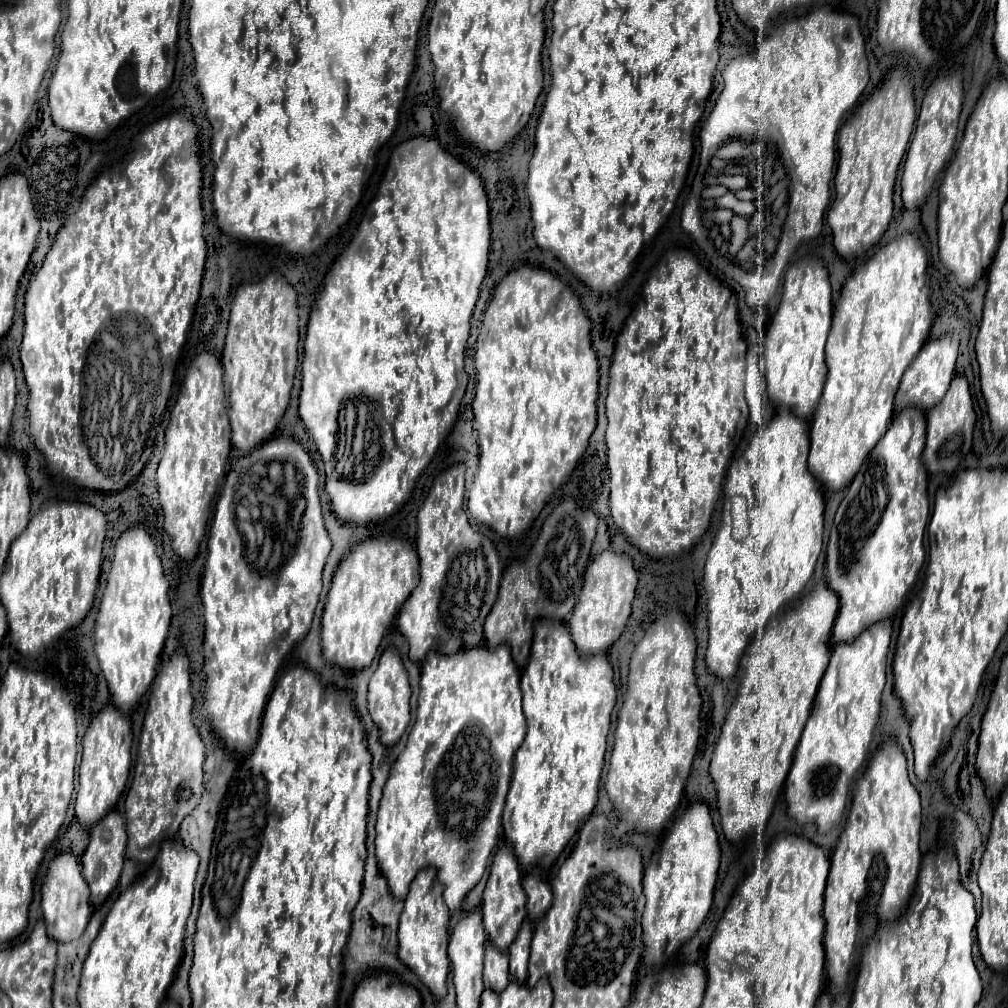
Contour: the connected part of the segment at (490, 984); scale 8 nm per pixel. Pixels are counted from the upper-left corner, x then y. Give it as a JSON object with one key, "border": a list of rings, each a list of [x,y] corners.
{"border":[[[491,941],[485,945],[485,967],[483,967],[483,985],[495,993],[501,993],[509,983],[509,957],[499,951]]]}

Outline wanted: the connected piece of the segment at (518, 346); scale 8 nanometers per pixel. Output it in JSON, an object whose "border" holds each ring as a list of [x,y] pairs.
{"border":[[[517,267],[511,273],[507,273],[503,277],[503,281],[495,287],[491,303],[487,305],[485,313],[483,313],[483,323],[481,323],[481,333],[477,337],[477,347],[475,347],[475,371],[477,371],[477,381],[475,381],[475,399],[473,399],[473,415],[475,415],[475,429],[479,433],[479,469],[477,475],[473,479],[473,485],[469,489],[469,497],[467,497],[467,509],[471,513],[471,517],[477,523],[489,525],[493,527],[495,533],[503,535],[503,537],[515,537],[519,533],[525,533],[531,523],[537,519],[537,515],[541,513],[541,509],[545,507],[549,495],[553,491],[557,491],[571,475],[571,471],[575,469],[577,461],[581,459],[581,455],[585,453],[585,447],[589,443],[589,437],[595,429],[595,419],[597,419],[597,381],[599,381],[599,365],[597,365],[597,357],[595,351],[591,347],[591,319],[587,317],[587,313],[581,309],[580,301],[574,294],[572,289],[565,283],[564,287],[557,277],[553,277],[551,273],[547,273],[545,269],[537,269],[537,267]]]}

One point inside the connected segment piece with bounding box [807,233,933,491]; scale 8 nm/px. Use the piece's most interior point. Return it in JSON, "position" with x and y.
{"position":[883,316]}

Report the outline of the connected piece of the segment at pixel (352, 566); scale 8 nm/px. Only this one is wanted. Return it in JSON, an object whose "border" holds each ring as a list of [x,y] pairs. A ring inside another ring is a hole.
{"border":[[[381,535],[357,543],[351,553],[341,559],[327,595],[321,619],[325,659],[345,669],[369,667],[387,627],[417,583],[419,557],[407,539]]]}

